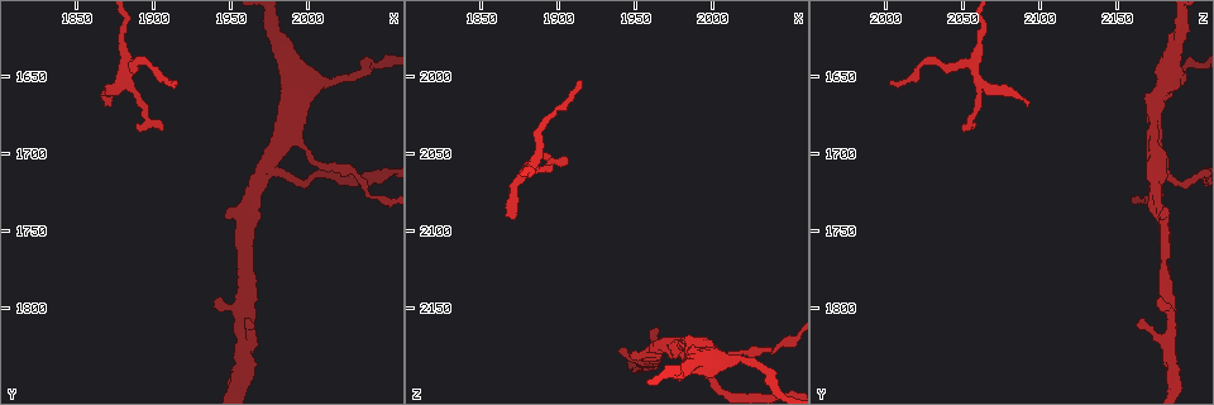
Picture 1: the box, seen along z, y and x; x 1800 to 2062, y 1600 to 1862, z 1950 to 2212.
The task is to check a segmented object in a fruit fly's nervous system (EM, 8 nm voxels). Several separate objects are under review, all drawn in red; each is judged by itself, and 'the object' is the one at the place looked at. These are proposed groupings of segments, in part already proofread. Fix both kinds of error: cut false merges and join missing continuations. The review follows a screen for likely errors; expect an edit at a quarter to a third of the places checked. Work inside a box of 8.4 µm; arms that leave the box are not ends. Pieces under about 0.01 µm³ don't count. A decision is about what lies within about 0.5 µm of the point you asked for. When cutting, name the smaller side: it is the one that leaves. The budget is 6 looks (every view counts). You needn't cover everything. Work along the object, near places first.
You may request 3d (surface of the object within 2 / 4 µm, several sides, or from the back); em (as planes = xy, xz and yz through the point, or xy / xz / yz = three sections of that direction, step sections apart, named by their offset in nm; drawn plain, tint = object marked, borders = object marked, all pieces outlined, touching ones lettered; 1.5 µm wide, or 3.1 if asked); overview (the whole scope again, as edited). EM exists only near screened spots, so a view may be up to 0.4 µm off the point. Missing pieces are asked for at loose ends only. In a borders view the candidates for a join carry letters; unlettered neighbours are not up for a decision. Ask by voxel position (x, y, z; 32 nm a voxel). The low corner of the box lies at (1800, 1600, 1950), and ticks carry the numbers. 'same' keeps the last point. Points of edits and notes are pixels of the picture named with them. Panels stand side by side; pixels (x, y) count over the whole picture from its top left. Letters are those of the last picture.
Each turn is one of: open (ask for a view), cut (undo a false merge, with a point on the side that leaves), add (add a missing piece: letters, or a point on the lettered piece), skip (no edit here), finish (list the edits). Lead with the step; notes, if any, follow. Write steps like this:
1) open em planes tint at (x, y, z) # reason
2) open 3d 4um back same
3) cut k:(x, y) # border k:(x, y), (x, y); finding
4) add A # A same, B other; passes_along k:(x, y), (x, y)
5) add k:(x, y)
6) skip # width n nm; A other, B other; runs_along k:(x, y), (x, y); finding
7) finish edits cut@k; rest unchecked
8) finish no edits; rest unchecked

open 3d 4um at (1868, 1668, 2092) # tapers out

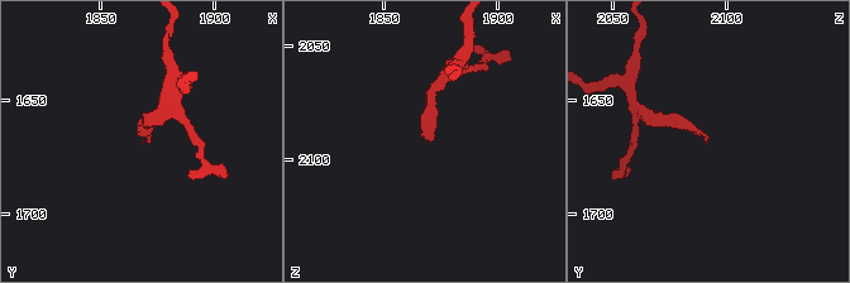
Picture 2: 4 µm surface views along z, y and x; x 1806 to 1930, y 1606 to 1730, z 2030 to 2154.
open em xz step 8 borders at (1869, 1668, 2092) # shape alone is not enough

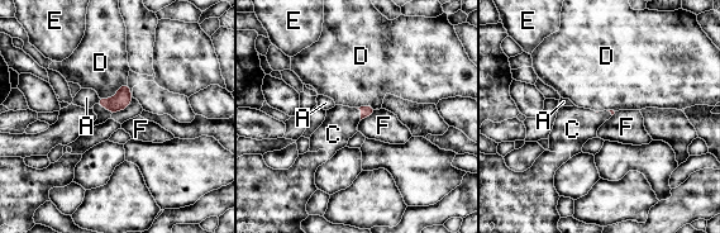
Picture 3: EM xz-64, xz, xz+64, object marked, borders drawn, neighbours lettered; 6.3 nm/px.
open em yz step 4 borders same # another direction

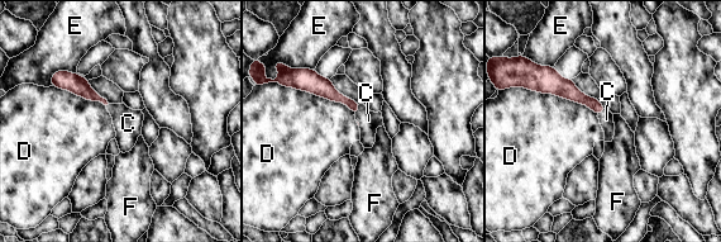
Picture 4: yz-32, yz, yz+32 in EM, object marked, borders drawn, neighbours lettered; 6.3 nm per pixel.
add 4:(368, 120) # C same, D other, E other, F other; passes_along 4:(325, 89), (359, 108), (368, 120); the neuron continues

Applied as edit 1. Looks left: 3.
open overview

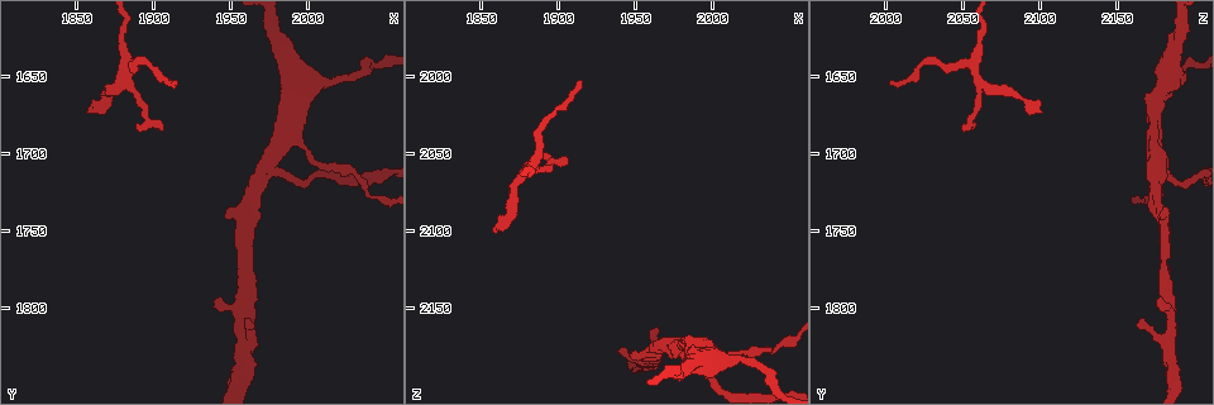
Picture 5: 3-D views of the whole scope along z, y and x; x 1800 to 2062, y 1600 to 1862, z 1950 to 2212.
open em planes borders at (1950, 1740, 2184) # free end

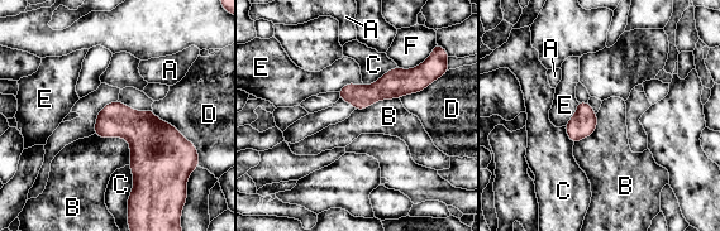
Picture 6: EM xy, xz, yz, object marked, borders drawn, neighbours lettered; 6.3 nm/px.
skip # longest_contact D 400 nm; A other, B other, C other, D other, E other, F other; no lettered piece goes on from it

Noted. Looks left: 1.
finish edits add@4; rest unchecked

